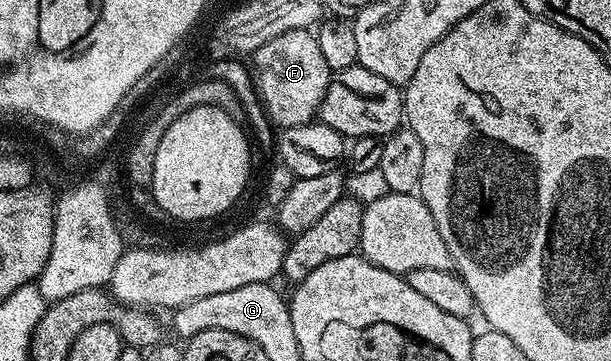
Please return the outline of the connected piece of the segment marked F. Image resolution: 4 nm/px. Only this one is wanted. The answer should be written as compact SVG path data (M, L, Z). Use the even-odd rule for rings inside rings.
M310 29L290 30L281 36L273 36L261 48L253 52L255 66L253 62L253 74L257 79L259 96L263 100L263 107L267 110L272 123L276 127L300 126L316 121L319 113L319 105L325 96L325 92L331 83L332 70L329 64L325 64L325 56L321 56L321 44L317 44L315 34Z

